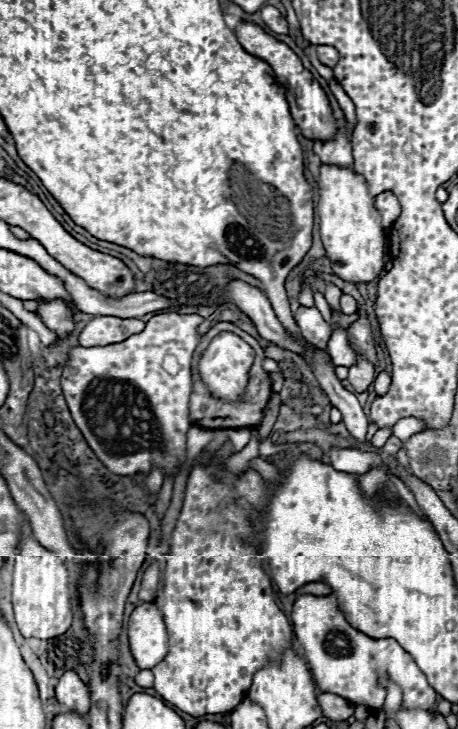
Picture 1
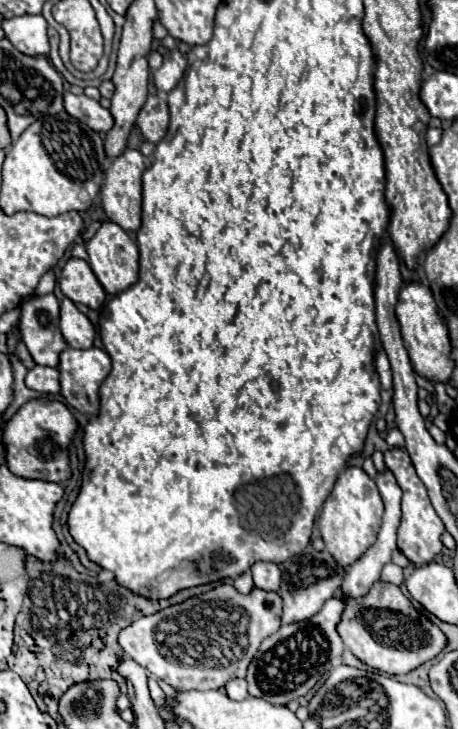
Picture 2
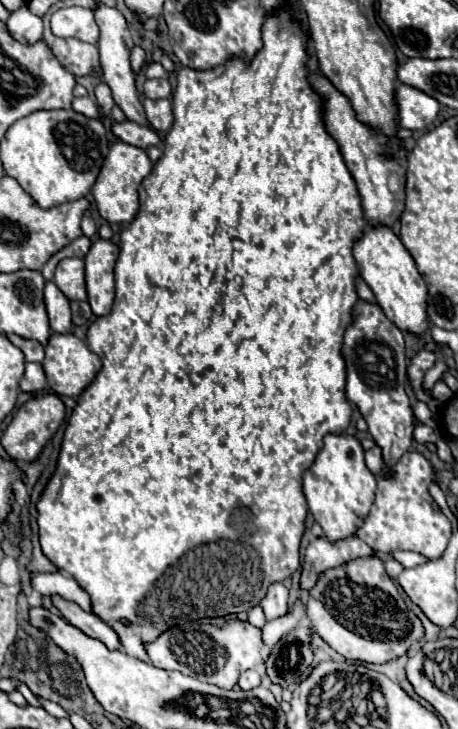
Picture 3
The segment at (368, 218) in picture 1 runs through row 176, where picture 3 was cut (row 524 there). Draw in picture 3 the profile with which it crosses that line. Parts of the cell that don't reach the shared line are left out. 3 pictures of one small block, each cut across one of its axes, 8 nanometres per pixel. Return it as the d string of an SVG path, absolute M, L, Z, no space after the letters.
M328 434L324 448L304 474L304 494L314 520L322 526L328 542L338 542L356 534L374 502L376 478L364 464L364 448L354 436Z

